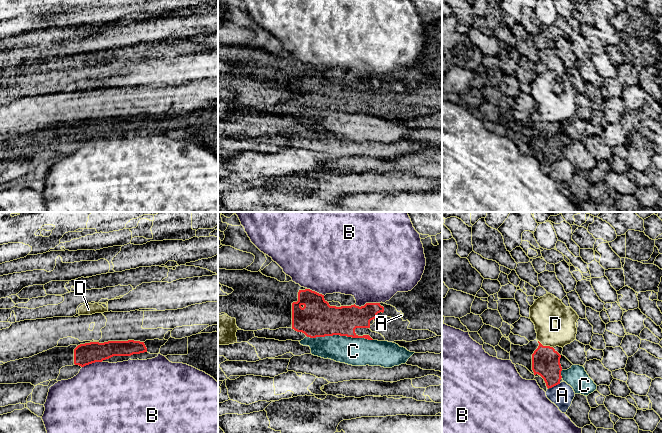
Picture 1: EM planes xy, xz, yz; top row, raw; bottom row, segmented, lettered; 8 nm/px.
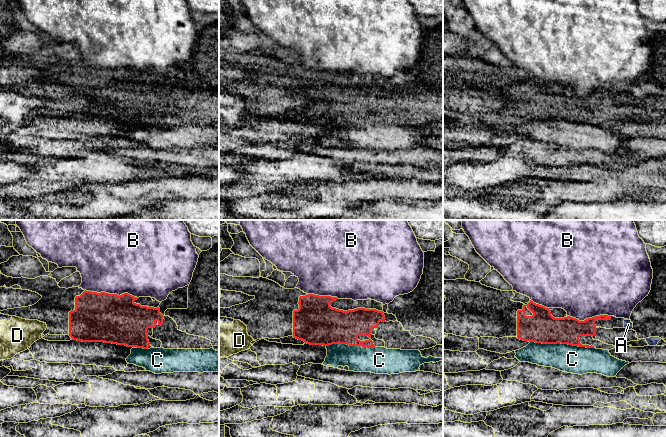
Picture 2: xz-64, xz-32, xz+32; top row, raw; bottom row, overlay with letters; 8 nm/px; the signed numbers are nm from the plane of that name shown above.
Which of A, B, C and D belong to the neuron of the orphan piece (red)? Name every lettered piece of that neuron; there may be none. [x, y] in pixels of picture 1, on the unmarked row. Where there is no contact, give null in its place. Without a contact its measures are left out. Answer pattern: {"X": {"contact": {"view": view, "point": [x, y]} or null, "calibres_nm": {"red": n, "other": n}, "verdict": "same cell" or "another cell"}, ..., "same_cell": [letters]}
{"A": {"contact": {"view": "yz", "point": [554, 161]}, "calibres_nm": {"red": 220, "other": 190}, "verdict": "another cell"}, "B": {"contact": {"view": "xz", "point": [366, 79]}, "calibres_nm": {"red": 240, "other": 480}, "verdict": "another cell"}, "C": {"contact": {"view": "xz", "point": [340, 111]}, "calibres_nm": {"red": 300, "other": 220}, "verdict": "another cell"}, "D": {"contact": {"view": "yz", "point": [546, 122]}, "calibres_nm": {"red": 220, "other": 340}, "verdict": "another cell"}, "same_cell": []}

